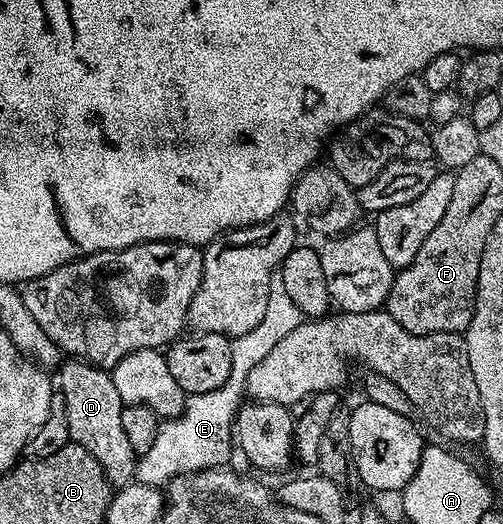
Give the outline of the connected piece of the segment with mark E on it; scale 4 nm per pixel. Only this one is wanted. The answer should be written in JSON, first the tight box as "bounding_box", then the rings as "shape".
{"bounding_box":[136,269,301,486],"shape":[[[277,269],[271,275],[269,301],[262,322],[258,322],[254,330],[232,340],[232,369],[228,381],[218,390],[188,396],[179,417],[165,419],[157,427],[154,446],[150,446],[150,450],[142,453],[136,461],[136,480],[141,484],[164,486],[175,476],[225,467],[234,447],[236,414],[242,404],[240,395],[243,397],[246,392],[244,383],[250,370],[254,370],[254,366],[258,366],[258,362],[262,362],[262,358],[266,358],[266,354],[270,354],[270,350],[274,350],[274,346],[278,346],[278,342],[282,342],[282,338],[286,338],[286,334],[301,322],[298,306],[288,297],[282,272]]]}

